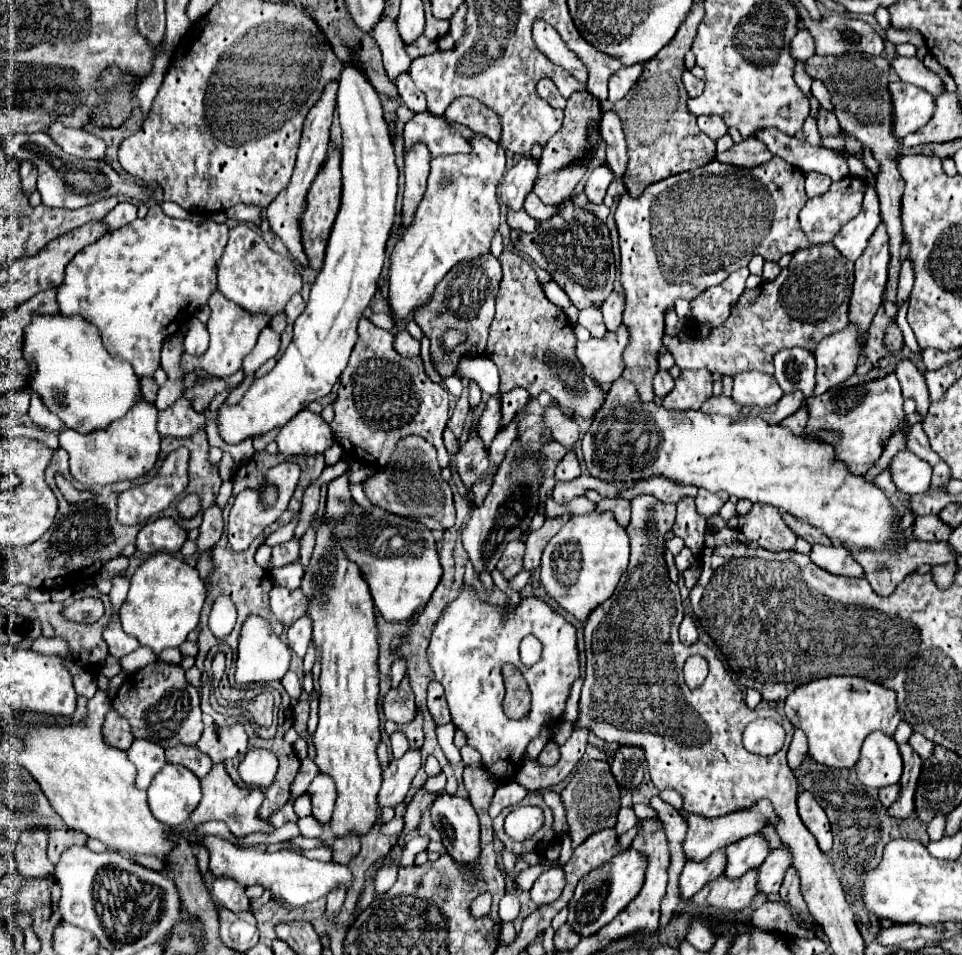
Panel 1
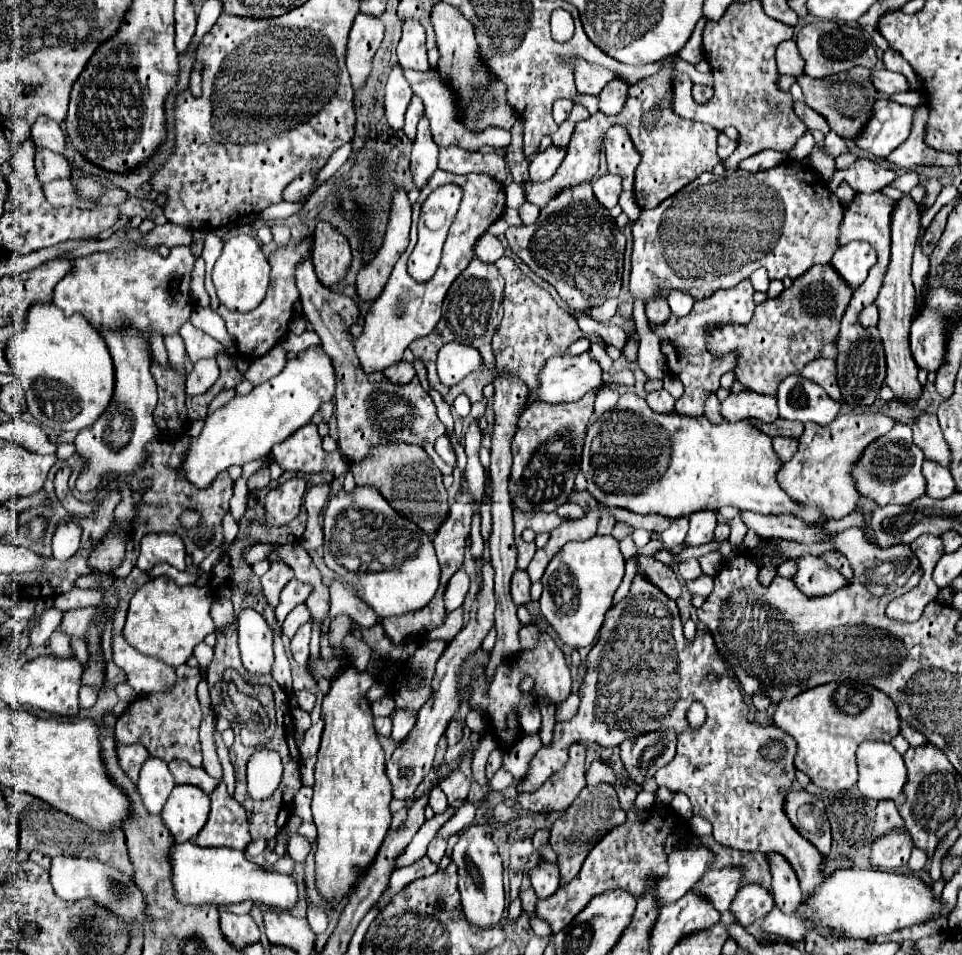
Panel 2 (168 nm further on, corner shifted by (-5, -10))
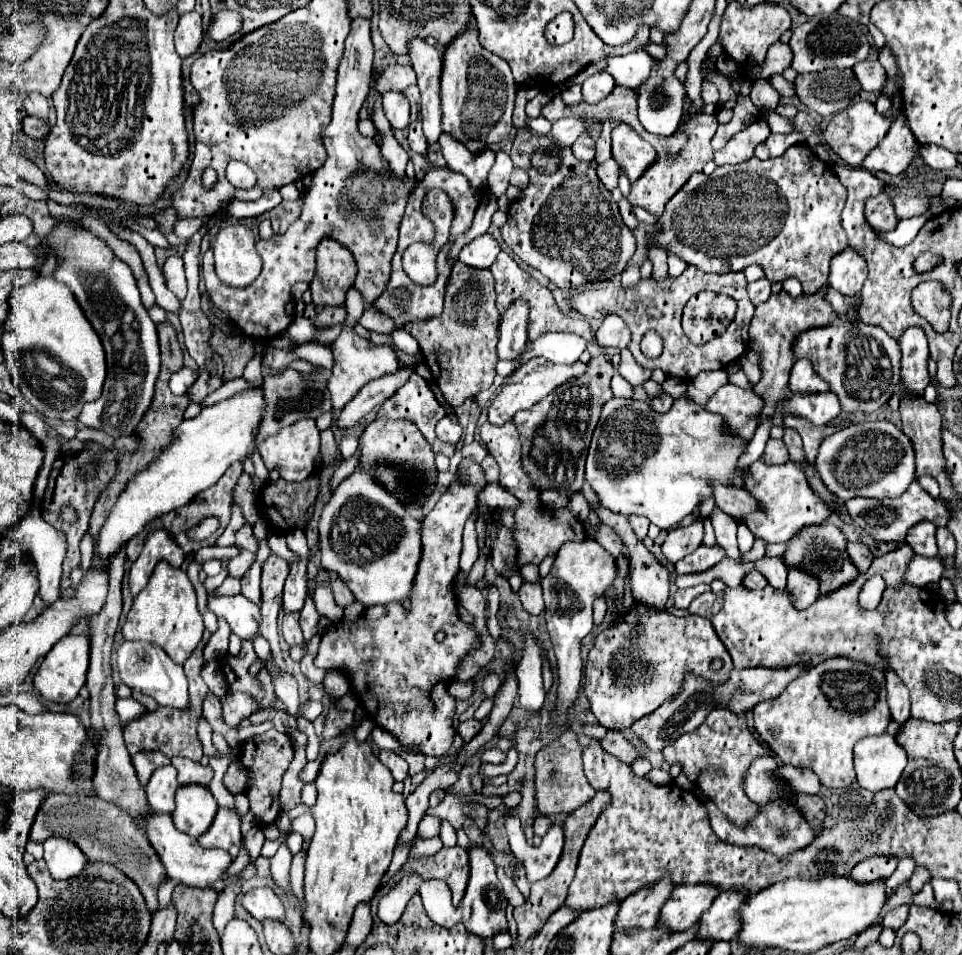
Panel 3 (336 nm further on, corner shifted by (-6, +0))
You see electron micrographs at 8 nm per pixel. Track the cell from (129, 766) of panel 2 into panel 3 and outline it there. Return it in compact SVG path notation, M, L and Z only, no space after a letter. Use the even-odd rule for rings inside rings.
M136 752L132 756L132 764L136 768L138 780L142 784L146 784L148 778L150 778L150 774L154 772L154 768L164 766L164 764L170 764L170 760L166 756L162 756L160 752Z

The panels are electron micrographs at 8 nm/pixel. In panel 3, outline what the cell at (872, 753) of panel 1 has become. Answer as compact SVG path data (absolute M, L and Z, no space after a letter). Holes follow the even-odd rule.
M880 734L880 736L866 736L858 740L854 746L854 768L858 784L870 792L880 792L884 788L894 788L902 770L906 768L906 752L902 746L896 744L894 736Z

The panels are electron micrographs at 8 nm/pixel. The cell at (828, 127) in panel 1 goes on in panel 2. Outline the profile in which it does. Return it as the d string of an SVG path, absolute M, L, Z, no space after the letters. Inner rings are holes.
M793 102L793 110L795 110L795 114L805 122L805 126L809 128L809 130L813 130L813 128L817 128L817 130L821 130L823 134L829 134L829 124L825 122L825 118L821 118L821 114L817 114L815 110L811 110L809 106L805 106L803 102Z

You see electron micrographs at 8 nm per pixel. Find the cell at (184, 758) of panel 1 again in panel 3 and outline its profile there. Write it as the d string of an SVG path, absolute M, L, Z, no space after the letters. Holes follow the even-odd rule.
M182 756L170 758L172 766L178 770L178 784L210 784L214 770L210 766L202 766L200 762L186 760Z

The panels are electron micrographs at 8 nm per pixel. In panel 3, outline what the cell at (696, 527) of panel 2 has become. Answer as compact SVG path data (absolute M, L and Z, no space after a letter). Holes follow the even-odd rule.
M698 518L690 526L678 528L676 532L668 534L666 542L662 544L662 552L668 562L678 562L680 558L692 554L702 544L704 522L706 522L706 518Z

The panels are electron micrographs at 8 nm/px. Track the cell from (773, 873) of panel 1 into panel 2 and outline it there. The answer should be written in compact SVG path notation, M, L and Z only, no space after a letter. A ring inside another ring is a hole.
M743 886L733 898L729 912L735 916L735 924L747 928L755 920L761 920L775 906L771 894L765 892L763 886Z

